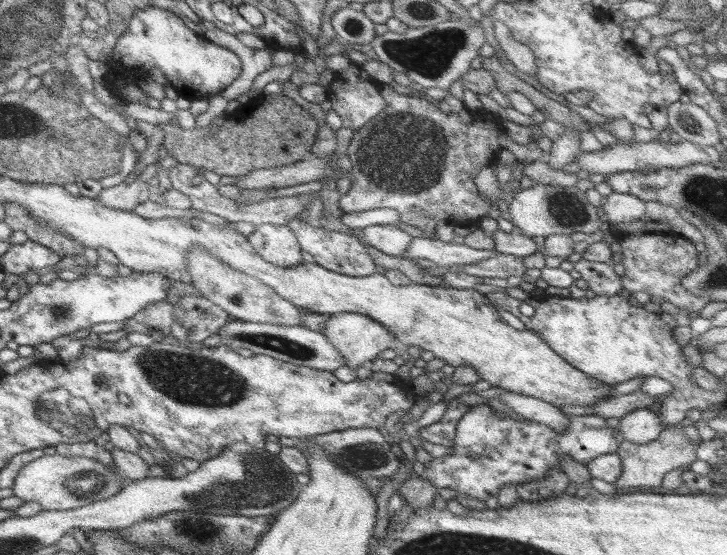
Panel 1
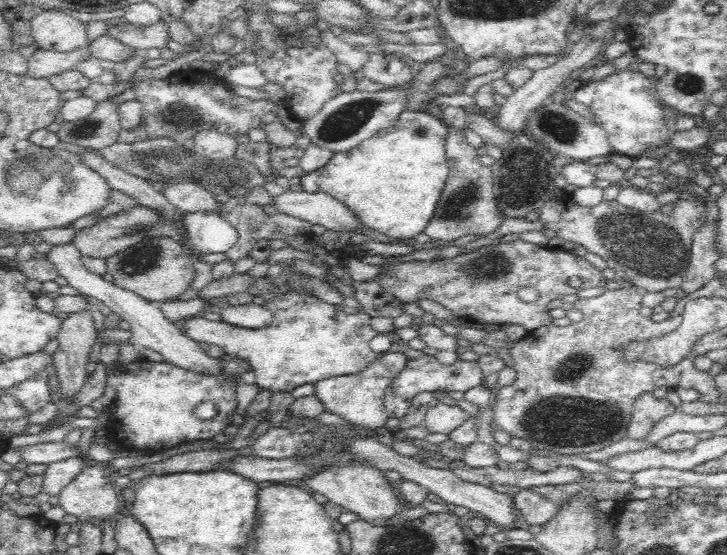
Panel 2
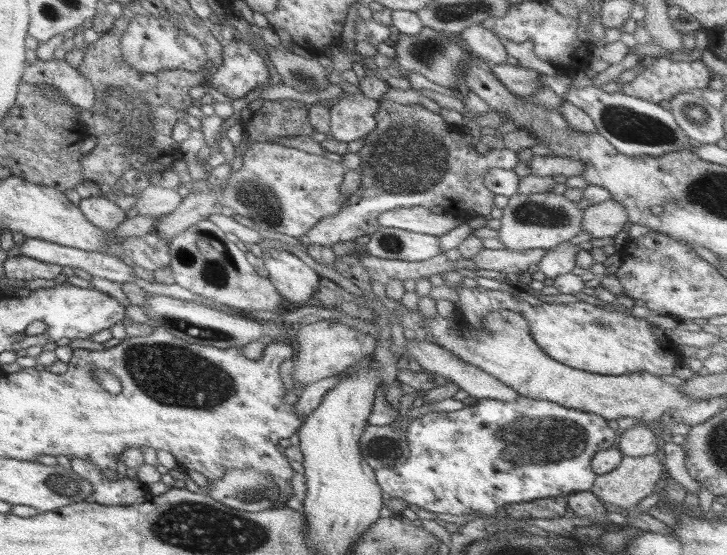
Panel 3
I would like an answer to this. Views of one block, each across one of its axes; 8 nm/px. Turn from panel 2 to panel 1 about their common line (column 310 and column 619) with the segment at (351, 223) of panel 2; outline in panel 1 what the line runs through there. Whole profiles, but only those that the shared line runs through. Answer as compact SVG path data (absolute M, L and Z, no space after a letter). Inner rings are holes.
M613 191L602 199L600 208L605 214L607 225L637 221L645 210L642 200L630 194L621 194Z

